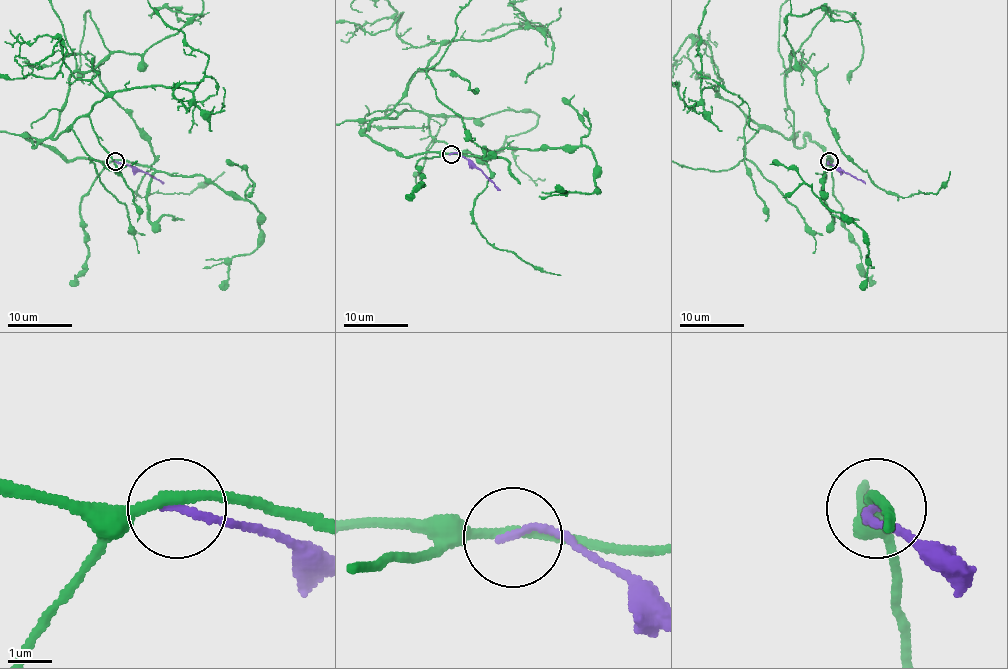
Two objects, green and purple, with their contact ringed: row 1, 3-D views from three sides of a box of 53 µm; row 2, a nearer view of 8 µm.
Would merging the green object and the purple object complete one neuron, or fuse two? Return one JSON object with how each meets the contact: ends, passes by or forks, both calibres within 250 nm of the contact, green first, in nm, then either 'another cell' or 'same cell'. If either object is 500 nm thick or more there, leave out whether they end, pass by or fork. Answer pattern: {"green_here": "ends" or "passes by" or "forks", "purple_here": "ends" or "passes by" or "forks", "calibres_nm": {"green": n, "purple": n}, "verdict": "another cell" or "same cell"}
{"green_here": "passes by", "purple_here": "ends", "calibres_nm": {"green": 240, "purple": 170}, "verdict": "another cell"}

